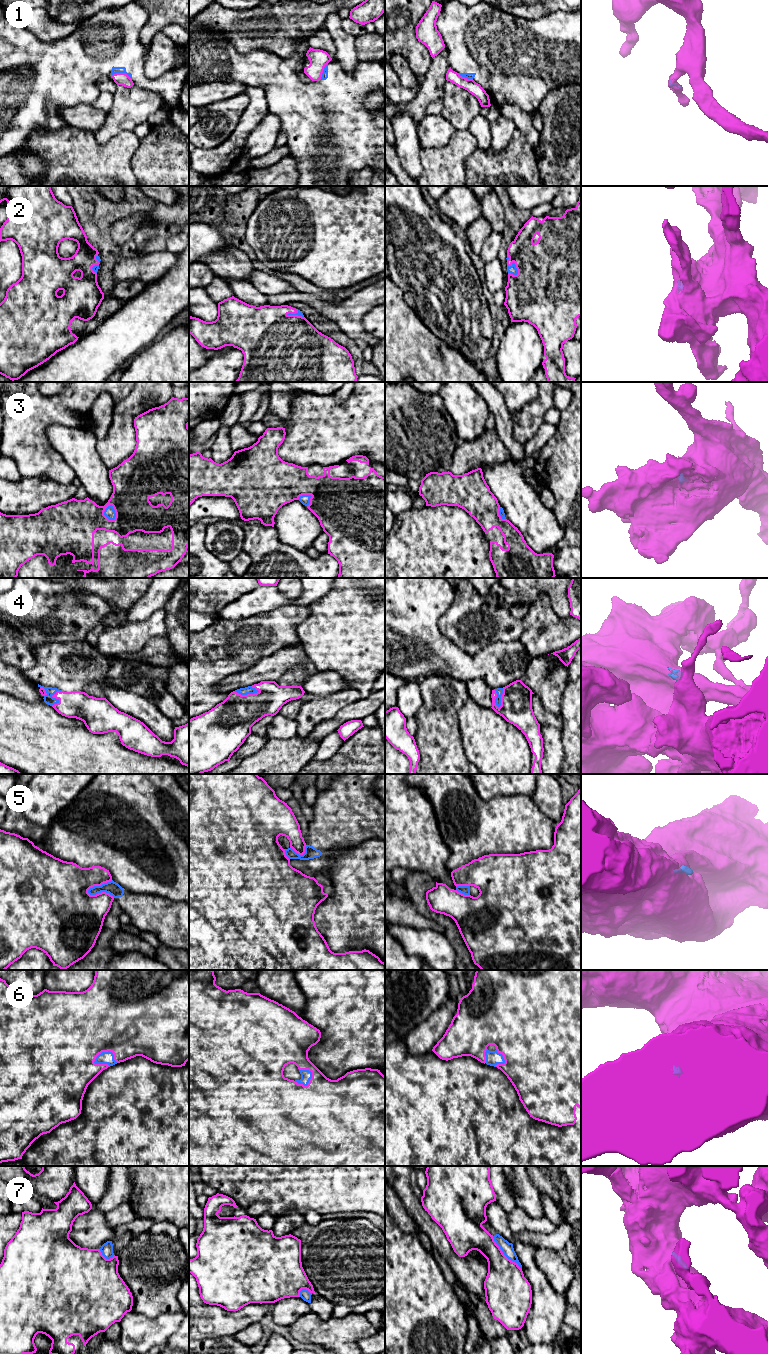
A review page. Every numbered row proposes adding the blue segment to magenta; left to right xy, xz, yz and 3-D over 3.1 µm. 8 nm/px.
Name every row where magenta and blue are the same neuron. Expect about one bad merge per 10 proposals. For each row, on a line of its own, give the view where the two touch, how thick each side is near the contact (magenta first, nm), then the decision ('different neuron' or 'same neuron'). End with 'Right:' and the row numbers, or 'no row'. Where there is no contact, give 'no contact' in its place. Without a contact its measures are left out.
1: meets magenta in xy; 100 nm thick on the magenta side, 50 nm on the other; different neuron
2: meets magenta in yz; 440 nm thick on the magenta side, 70 nm on the other; same neuron
3: meets magenta in xy; 360 nm thick on the magenta side, 90 nm on the other; same neuron
4: meets magenta in yz; 260 nm thick on the magenta side, 60 nm on the other; same neuron
5: meets magenta in xy; 400 nm thick on the magenta side, 110 nm on the other; different neuron
6: meets magenta in xy; 500 nm thick on the magenta side, 100 nm on the other; same neuron
7: meets magenta in yz; 340 nm thick on the magenta side, 100 nm on the other; different neuron
Right: 2, 3, 4, 6

